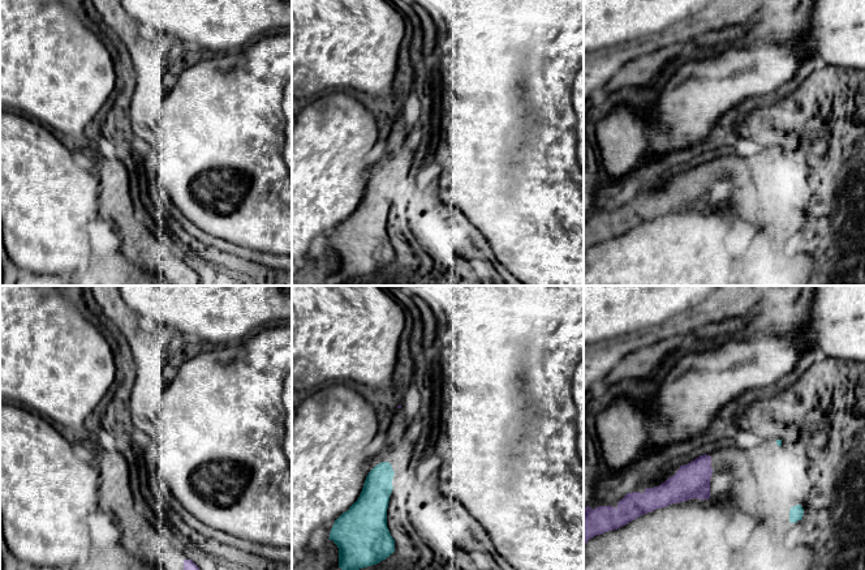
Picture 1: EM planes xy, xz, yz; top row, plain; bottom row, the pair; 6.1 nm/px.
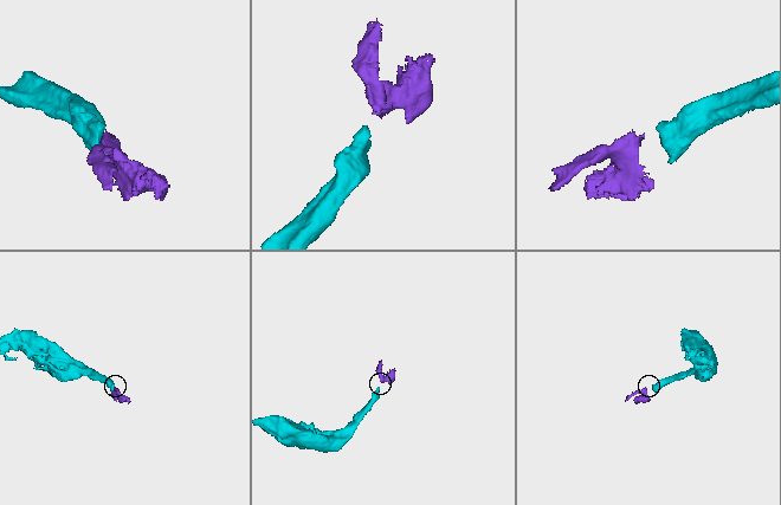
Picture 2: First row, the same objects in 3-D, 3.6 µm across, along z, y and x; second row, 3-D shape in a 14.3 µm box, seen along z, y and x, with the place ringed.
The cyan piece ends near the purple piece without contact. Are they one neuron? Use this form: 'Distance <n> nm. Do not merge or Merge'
Distance 420 nm. Merge

